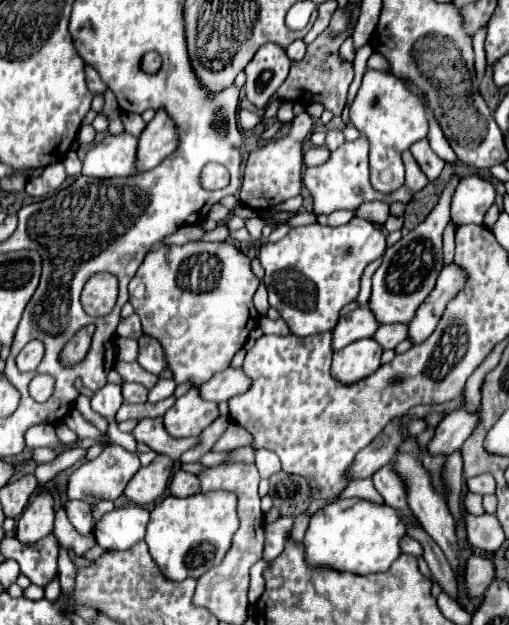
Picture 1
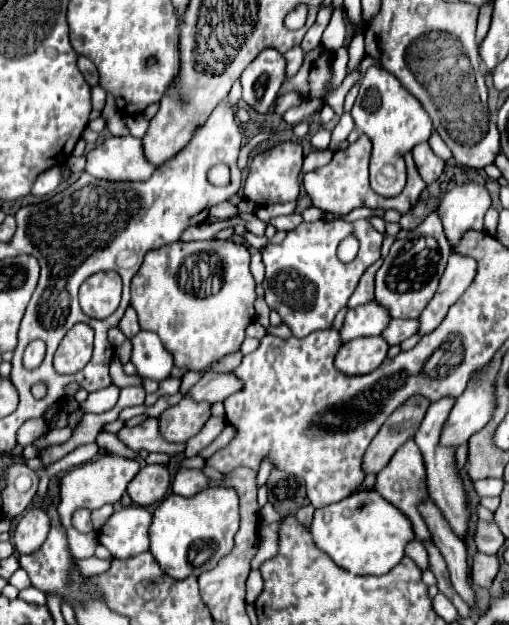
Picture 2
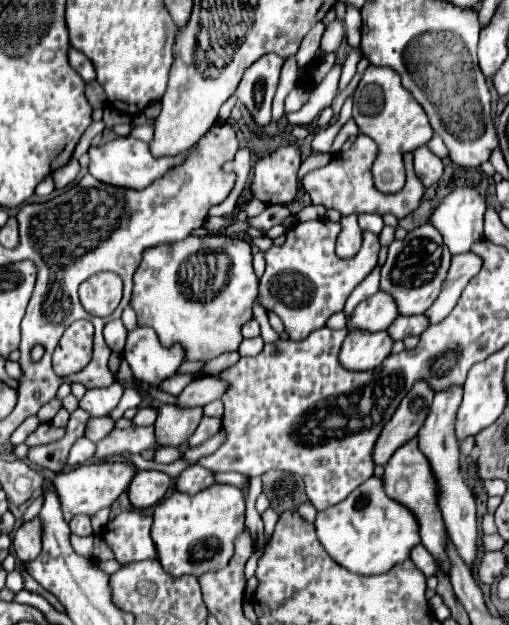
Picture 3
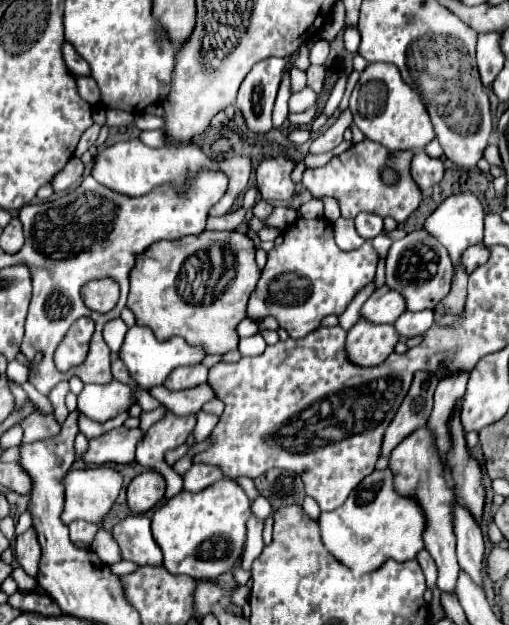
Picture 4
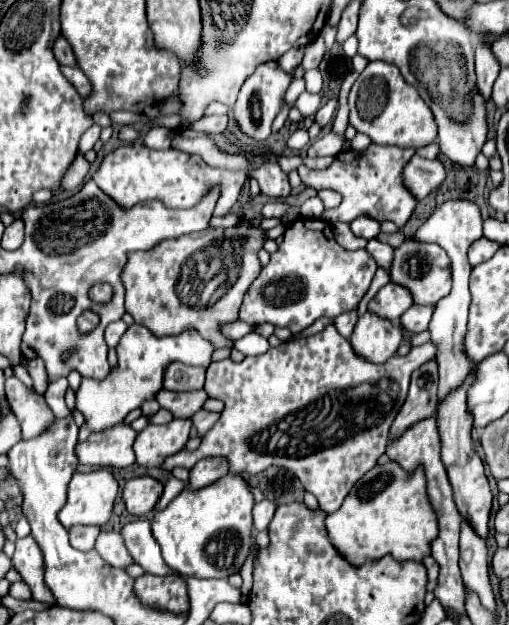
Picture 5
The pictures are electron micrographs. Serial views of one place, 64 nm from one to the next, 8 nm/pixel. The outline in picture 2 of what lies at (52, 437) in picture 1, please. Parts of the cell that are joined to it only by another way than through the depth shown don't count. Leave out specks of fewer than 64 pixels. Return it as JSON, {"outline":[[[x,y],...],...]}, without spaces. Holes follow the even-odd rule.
{"outline":[[[30,419],[20,426],[20,432],[16,434],[16,440],[20,446],[28,446],[32,444],[40,434],[44,434],[48,430],[48,422],[39,419]]]}

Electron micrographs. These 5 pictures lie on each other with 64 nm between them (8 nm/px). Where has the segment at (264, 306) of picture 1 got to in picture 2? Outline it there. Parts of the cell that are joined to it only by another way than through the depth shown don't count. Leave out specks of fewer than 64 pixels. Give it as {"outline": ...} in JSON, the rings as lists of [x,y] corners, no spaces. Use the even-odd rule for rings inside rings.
{"outline":[[[251,248],[251,261],[250,261],[250,270],[256,281],[256,294],[257,297],[264,297],[264,290],[262,288],[262,282],[265,277],[265,266],[262,261],[262,255],[260,250]]]}

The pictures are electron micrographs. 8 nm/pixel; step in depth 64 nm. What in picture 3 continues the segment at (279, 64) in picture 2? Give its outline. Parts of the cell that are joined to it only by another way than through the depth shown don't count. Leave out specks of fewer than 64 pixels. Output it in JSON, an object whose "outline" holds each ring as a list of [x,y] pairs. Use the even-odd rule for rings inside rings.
{"outline":[[[266,54],[260,60],[256,60],[246,72],[238,86],[238,100],[248,108],[252,114],[252,120],[256,126],[268,126],[272,122],[272,98],[278,88],[280,80],[280,68],[284,64],[284,58],[276,54]]]}

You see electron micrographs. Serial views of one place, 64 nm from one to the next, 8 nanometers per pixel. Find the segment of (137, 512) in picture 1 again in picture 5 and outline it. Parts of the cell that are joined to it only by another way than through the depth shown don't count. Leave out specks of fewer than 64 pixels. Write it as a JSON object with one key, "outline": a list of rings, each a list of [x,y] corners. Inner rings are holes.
{"outline":[[[148,520],[128,522],[120,530],[120,534],[134,562],[140,564],[146,572],[152,572],[154,576],[178,576],[178,572],[172,572],[168,564],[162,560],[160,544],[154,540]]]}

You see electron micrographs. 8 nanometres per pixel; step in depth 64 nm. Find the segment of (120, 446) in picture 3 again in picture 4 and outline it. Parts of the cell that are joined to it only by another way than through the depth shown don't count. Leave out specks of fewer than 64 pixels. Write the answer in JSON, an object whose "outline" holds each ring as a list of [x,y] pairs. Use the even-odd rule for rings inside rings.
{"outline":[[[114,428],[98,438],[90,438],[88,450],[84,452],[84,462],[88,466],[104,466],[104,464],[132,464],[136,444],[142,438],[140,428]]]}

